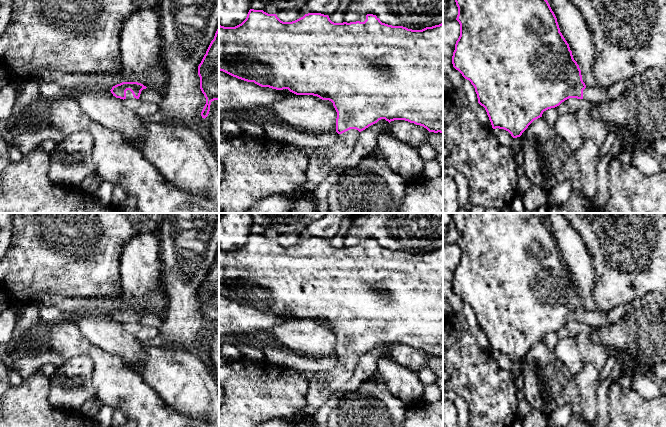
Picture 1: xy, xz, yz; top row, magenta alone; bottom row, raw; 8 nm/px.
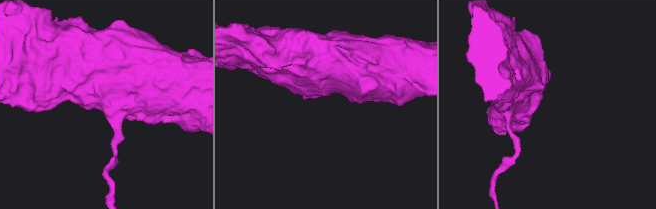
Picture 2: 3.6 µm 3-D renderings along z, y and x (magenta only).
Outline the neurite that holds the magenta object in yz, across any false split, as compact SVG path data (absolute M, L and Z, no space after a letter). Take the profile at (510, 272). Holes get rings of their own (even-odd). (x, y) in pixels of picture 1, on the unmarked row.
M451 213L451 216L458 231L456 244L460 248L460 260L455 268L452 288L453 291L474 310L478 327L485 332L493 353L504 353L508 355L513 362L517 362L522 359L534 344L542 341L544 335L559 330L569 322L585 323L594 329L611 325L607 319L607 312L598 309L587 311L583 306L579 289L574 284L569 268L560 256L557 242L547 223L532 213Z

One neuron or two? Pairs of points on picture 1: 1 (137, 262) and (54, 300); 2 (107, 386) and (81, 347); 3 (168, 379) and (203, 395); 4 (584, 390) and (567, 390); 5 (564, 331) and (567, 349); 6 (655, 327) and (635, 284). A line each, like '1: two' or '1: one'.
1: one
2: one
3: one
4: two
5: two
6: two

